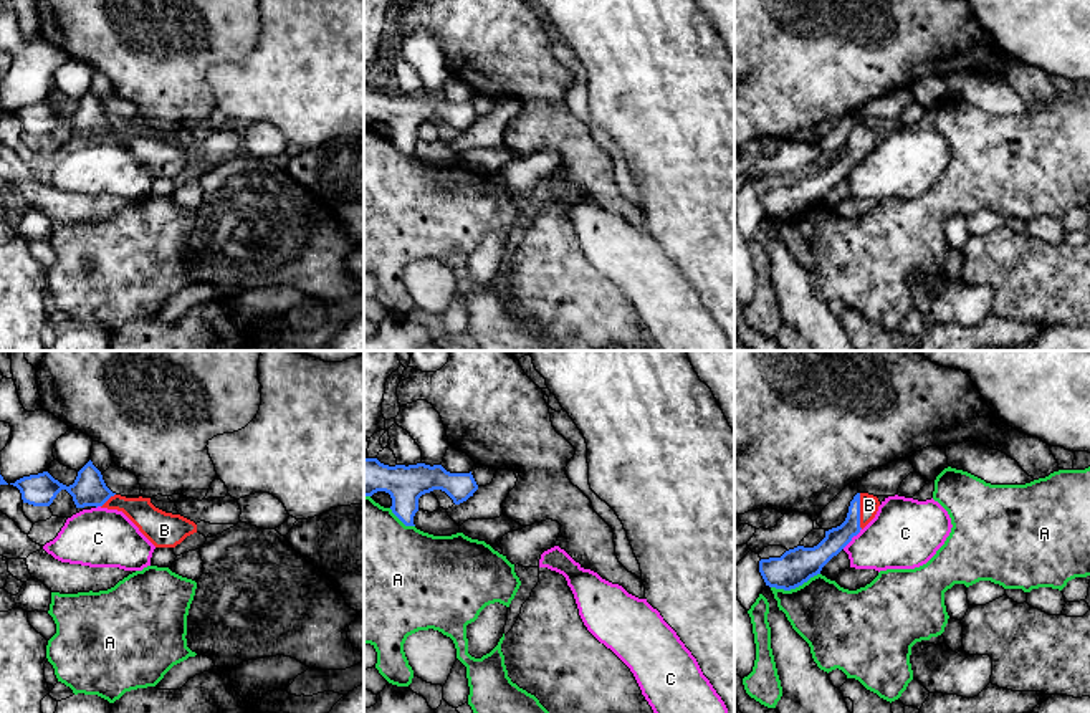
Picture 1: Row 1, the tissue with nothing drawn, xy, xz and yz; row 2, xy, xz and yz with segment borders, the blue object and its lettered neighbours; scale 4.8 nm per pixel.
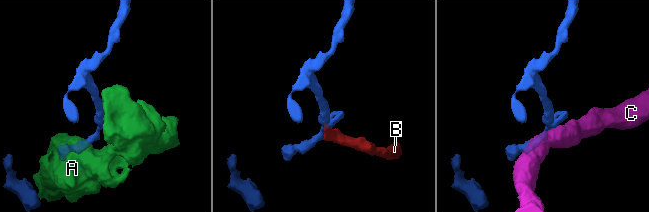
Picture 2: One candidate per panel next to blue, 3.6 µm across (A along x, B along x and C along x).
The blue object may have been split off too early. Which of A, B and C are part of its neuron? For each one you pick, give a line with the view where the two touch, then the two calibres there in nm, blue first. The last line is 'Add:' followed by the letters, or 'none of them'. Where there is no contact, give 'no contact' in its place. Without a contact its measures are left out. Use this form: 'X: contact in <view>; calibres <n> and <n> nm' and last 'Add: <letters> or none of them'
B: contact in yz; calibres 110 and 100 nm
Add: B

